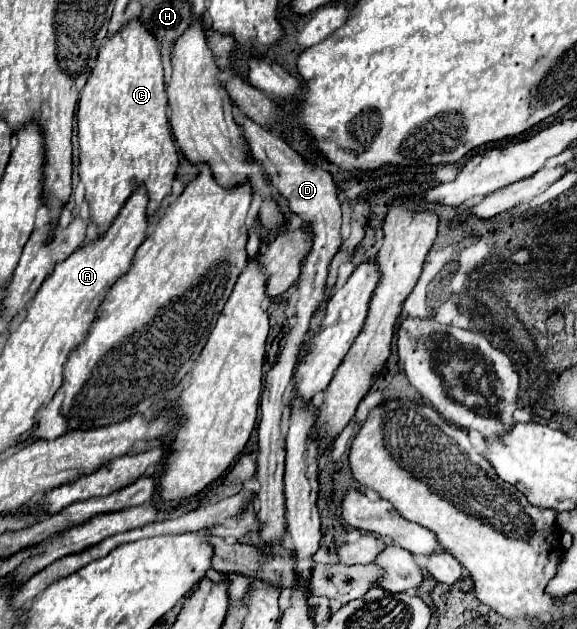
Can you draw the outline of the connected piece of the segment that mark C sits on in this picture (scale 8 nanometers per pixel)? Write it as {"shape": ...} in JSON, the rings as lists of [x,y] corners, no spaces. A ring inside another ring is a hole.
{"shape":[[[137,18],[101,48],[79,98],[77,138],[81,146],[79,180],[87,190],[89,218],[97,224],[101,236],[139,186],[145,186],[149,196],[147,214],[155,216],[159,212],[163,200],[171,194],[179,156],[167,120],[161,50]]]}

